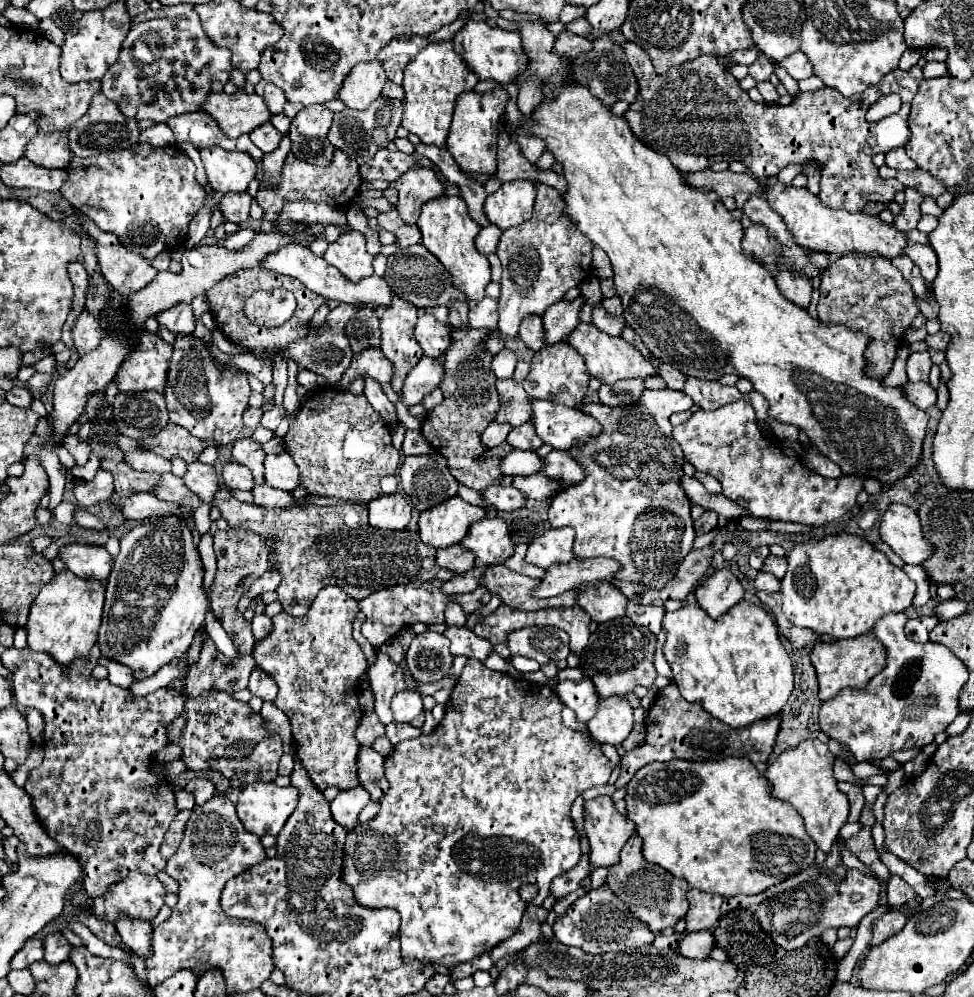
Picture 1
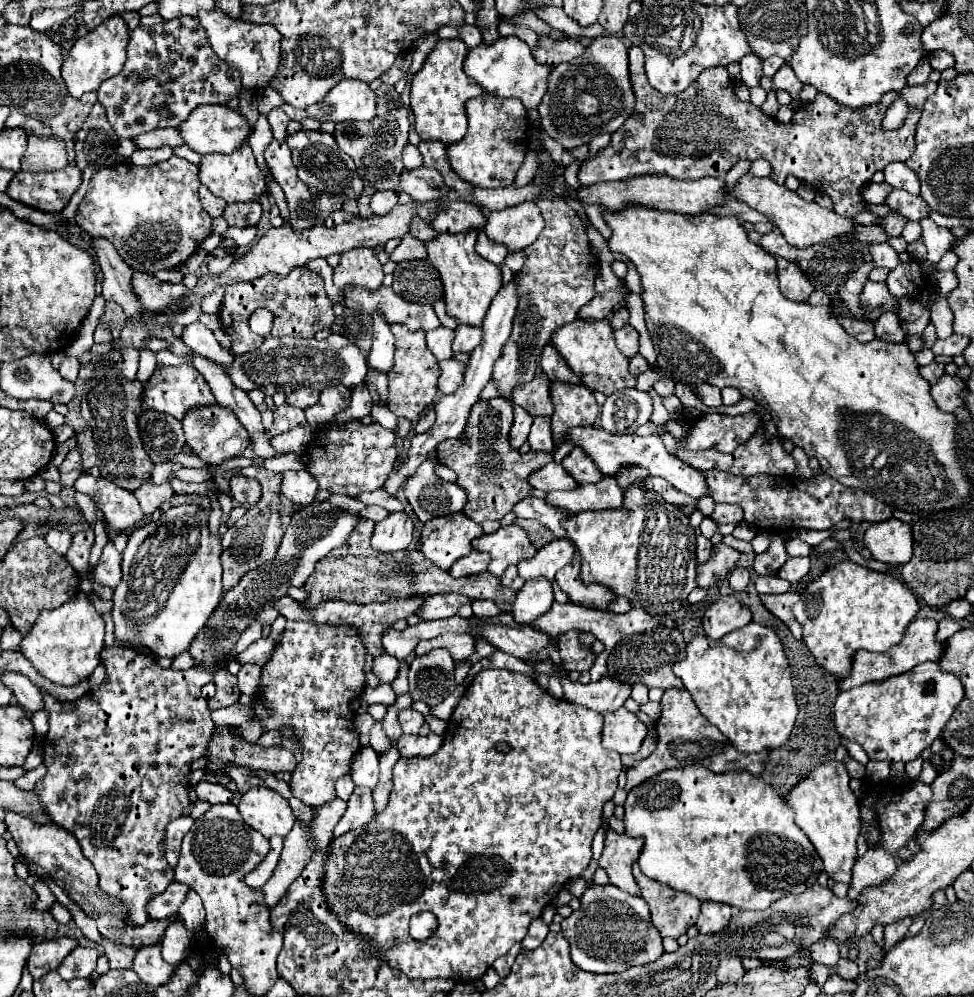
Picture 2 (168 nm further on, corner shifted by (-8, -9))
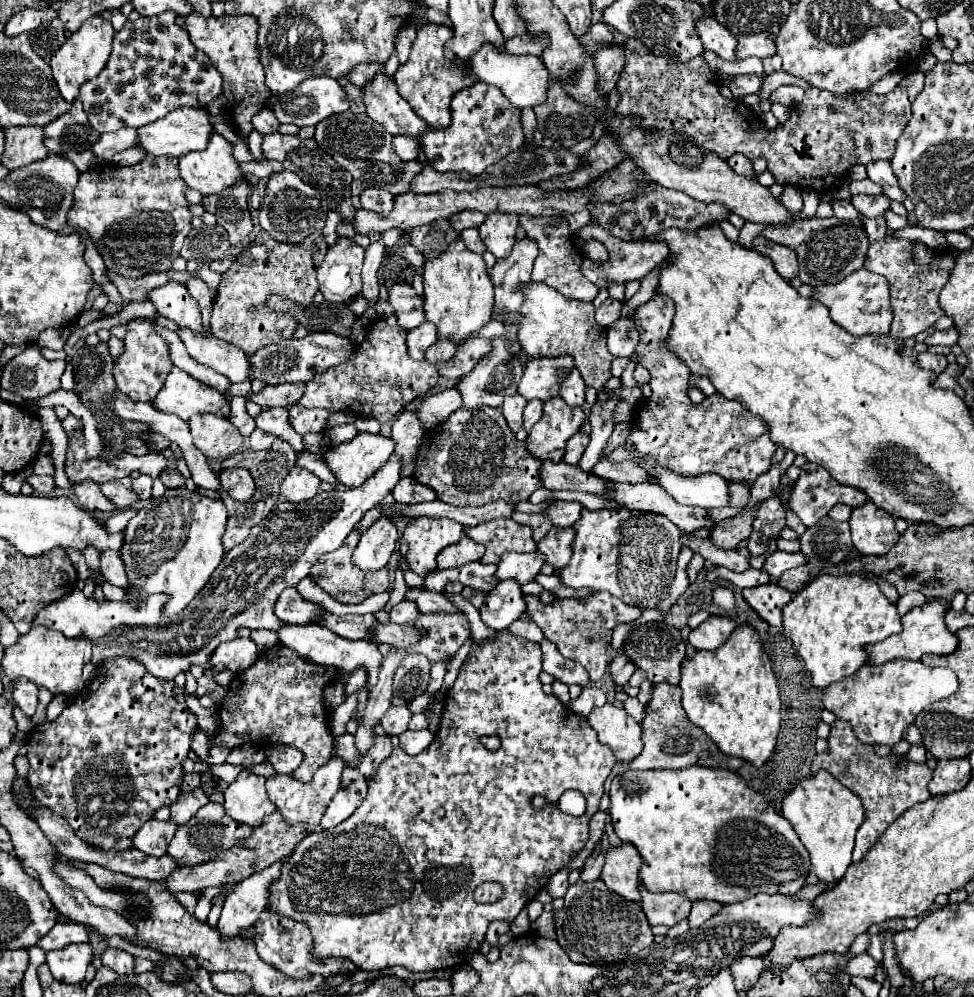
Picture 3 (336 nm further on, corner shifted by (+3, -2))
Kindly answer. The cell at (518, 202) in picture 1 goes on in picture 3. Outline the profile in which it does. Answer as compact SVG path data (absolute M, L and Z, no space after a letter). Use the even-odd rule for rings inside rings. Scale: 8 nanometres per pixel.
M491 212L491 214L487 214L485 222L479 226L479 234L481 234L487 250L493 252L495 258L505 258L515 244L517 226L519 226L517 214Z

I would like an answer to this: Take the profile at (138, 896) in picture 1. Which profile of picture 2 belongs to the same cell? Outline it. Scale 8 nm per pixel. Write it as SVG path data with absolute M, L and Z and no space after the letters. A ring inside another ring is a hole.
M172 881L172 885L168 885L168 889L164 893L160 893L148 901L148 915L154 919L164 919L164 917L176 915L178 907L184 903L188 891L190 891L188 885Z

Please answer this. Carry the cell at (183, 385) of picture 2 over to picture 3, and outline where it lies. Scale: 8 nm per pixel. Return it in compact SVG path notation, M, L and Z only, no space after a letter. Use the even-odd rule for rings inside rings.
M177 366L171 368L165 386L153 400L153 406L159 412L179 416L181 420L189 420L193 414L205 412L229 416L229 402L225 402L217 390L197 382L195 378L189 378L189 374Z

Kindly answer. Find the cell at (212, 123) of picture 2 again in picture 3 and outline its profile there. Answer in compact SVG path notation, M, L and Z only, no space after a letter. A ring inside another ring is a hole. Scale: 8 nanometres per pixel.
M181 106L173 110L173 114L167 114L165 118L151 122L147 126L141 126L137 130L139 134L139 146L147 150L151 156L185 156L193 150L205 150L207 142L213 134L213 124L209 120L209 110L207 108L193 108L193 106Z

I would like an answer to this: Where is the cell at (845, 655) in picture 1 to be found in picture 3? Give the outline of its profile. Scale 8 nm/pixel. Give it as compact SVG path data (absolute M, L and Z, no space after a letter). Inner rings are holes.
M929 600L923 606L907 612L903 616L903 632L901 634L895 634L883 642L865 646L865 652L869 654L867 664L885 664L891 660L921 660L921 656L925 656L925 654L937 654L937 656L951 654L957 648L957 638L943 624L945 610L947 610L945 602Z

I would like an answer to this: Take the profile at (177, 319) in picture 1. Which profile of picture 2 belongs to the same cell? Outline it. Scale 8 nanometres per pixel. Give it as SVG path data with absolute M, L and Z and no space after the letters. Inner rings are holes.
M192 323L188 327L184 327L184 333L182 333L182 341L198 355L218 363L218 365L230 365L234 361L234 355L230 353L230 349L224 349L214 333L202 325L202 323Z

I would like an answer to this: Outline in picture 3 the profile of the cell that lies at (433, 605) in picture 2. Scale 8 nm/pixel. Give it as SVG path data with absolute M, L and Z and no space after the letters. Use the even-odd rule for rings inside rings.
M403 600L389 612L389 620L395 624L407 624L407 622L413 622L417 618L417 614L419 614L417 604Z

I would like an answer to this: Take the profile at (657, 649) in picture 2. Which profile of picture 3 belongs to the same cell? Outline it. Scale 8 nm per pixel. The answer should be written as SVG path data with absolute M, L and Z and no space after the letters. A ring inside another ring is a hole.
M649 622L649 624L639 624L623 642L621 650L637 668L641 668L647 674L647 680L657 684L657 682L667 682L677 686L681 678L681 662L685 660L685 642L681 638L681 632L667 624L667 622Z

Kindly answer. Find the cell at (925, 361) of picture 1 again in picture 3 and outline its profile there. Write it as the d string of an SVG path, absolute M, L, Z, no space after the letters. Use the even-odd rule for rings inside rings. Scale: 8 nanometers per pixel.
M923 352L917 356L917 362L921 368L925 370L933 370L935 374L943 372L947 368L947 360L945 356L939 356L939 354L931 354L931 352Z

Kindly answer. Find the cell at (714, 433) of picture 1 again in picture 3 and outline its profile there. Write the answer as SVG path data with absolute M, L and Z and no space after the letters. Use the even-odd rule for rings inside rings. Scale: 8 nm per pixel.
M807 462L801 468L801 476L797 478L797 482L793 486L791 500L785 504L785 508L789 508L791 512L795 512L805 526L815 526L839 502L849 504L851 508L857 508L857 506L863 506L867 502L867 498L865 498L863 490L857 490L853 486L841 486L839 482L833 482L833 478L829 478L829 472L825 468Z

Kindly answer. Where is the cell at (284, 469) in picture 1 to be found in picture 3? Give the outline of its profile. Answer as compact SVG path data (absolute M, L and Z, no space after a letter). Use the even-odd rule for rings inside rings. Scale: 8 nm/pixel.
M293 468L281 482L281 494L289 502L311 500L319 492L321 480L305 468Z

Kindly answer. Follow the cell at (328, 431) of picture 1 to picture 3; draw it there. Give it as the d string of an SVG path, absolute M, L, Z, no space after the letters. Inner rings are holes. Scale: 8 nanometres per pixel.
M359 432L351 442L343 442L335 448L329 448L325 454L325 464L333 476L349 486L361 486L365 478L387 462L393 454L393 440L383 434Z

